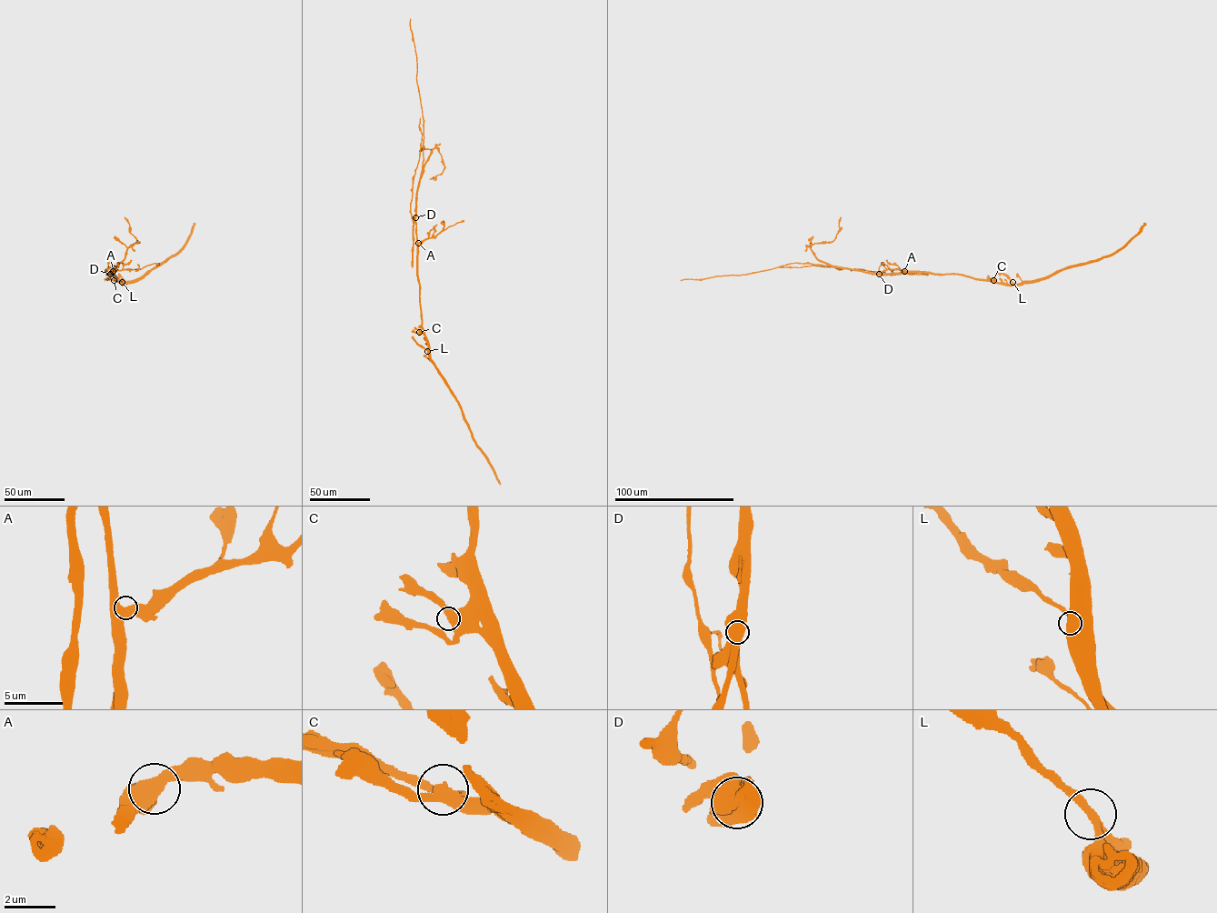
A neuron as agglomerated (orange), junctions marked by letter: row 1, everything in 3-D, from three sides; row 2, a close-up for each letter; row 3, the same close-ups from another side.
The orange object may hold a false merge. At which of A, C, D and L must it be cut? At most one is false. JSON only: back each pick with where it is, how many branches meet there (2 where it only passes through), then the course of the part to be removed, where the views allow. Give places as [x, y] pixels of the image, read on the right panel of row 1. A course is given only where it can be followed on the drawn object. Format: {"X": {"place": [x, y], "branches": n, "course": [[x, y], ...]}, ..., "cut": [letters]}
{"D": {"place": [879, 274], "branches": 2, "course": [[879, 274], [826, 264], [815, 256], [810, 245], [832, 241], [839, 228], [841, 217]]}, "cut": ["D"]}

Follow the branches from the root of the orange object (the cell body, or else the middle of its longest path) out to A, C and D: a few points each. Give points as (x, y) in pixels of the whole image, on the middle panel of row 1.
A: (417, 270), (418, 243)
C: (417, 270), (422, 318), (419, 332)
D: (417, 270), (415, 217)

